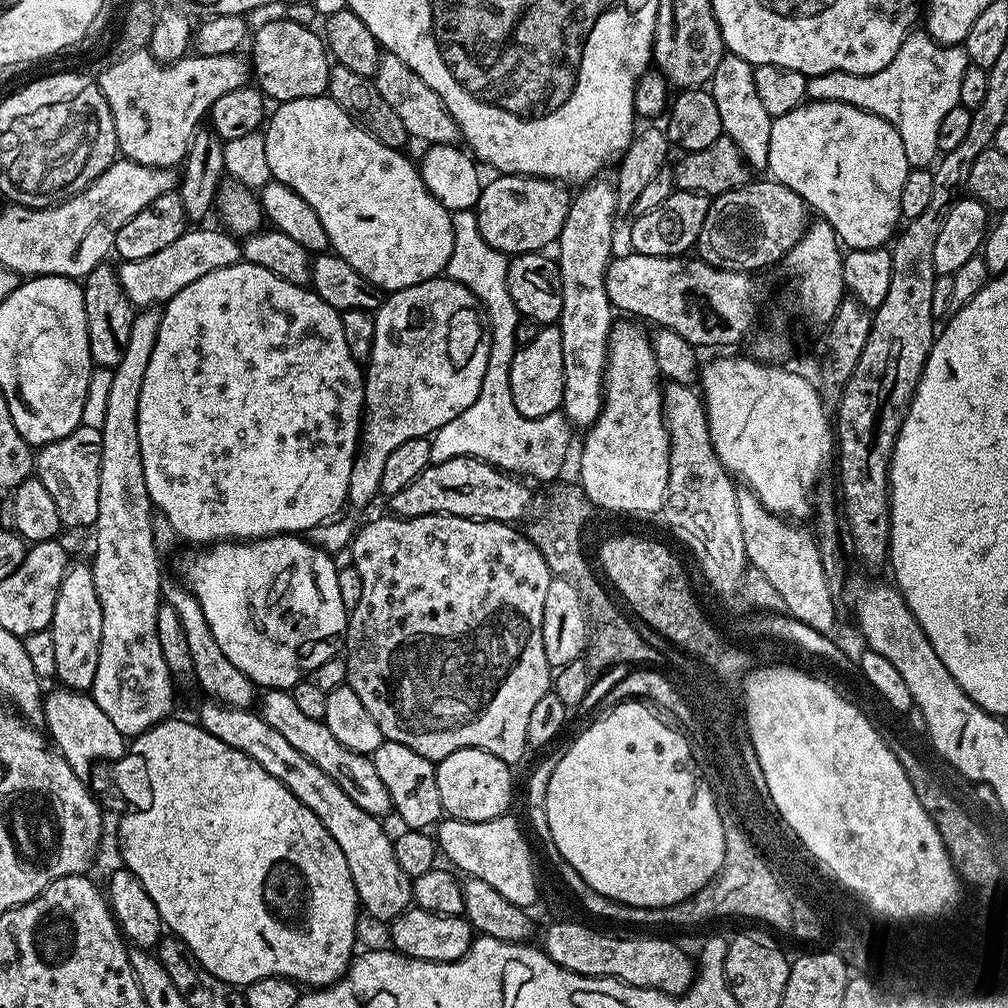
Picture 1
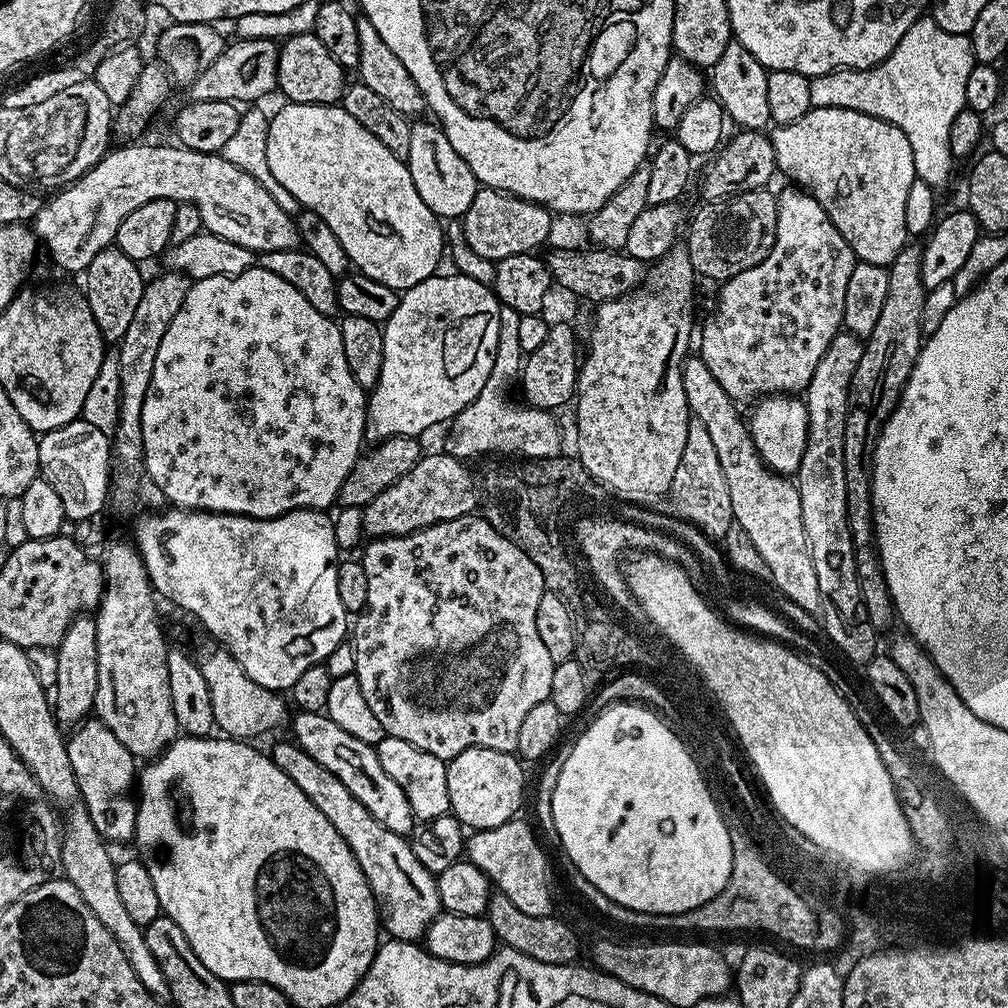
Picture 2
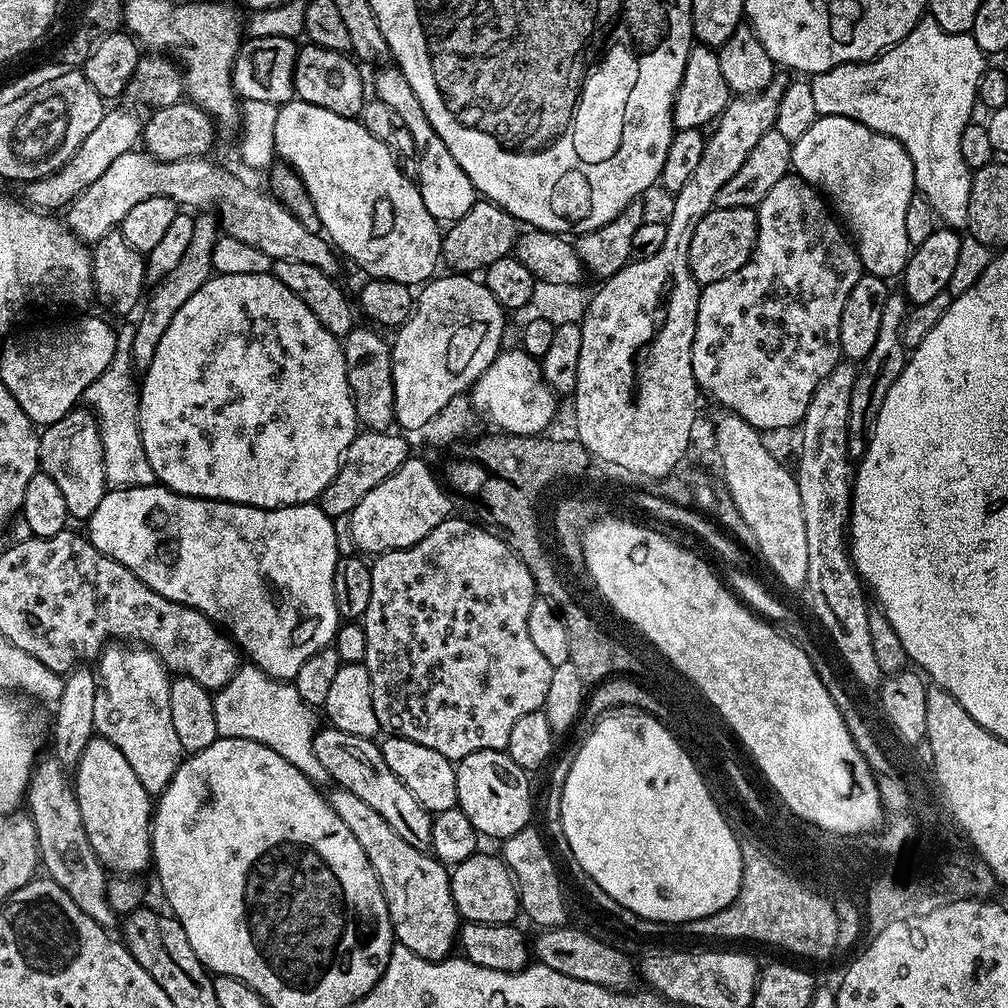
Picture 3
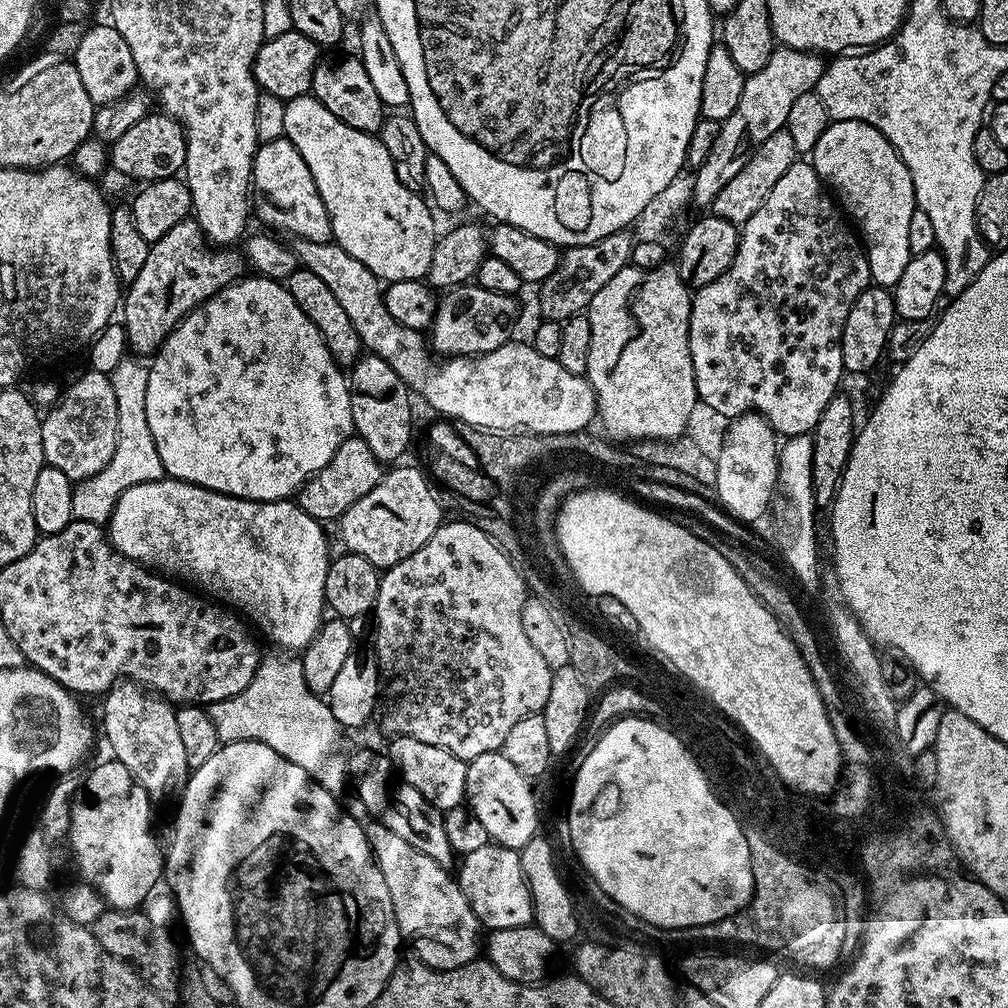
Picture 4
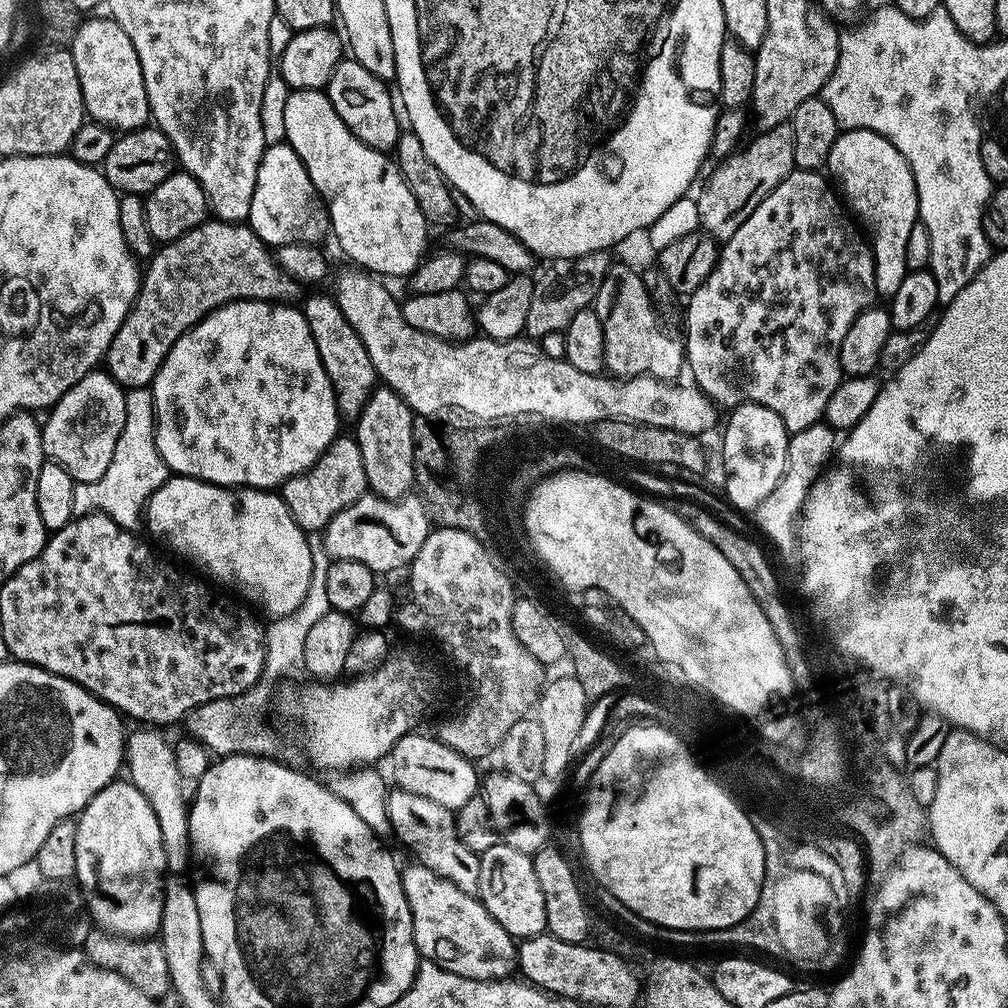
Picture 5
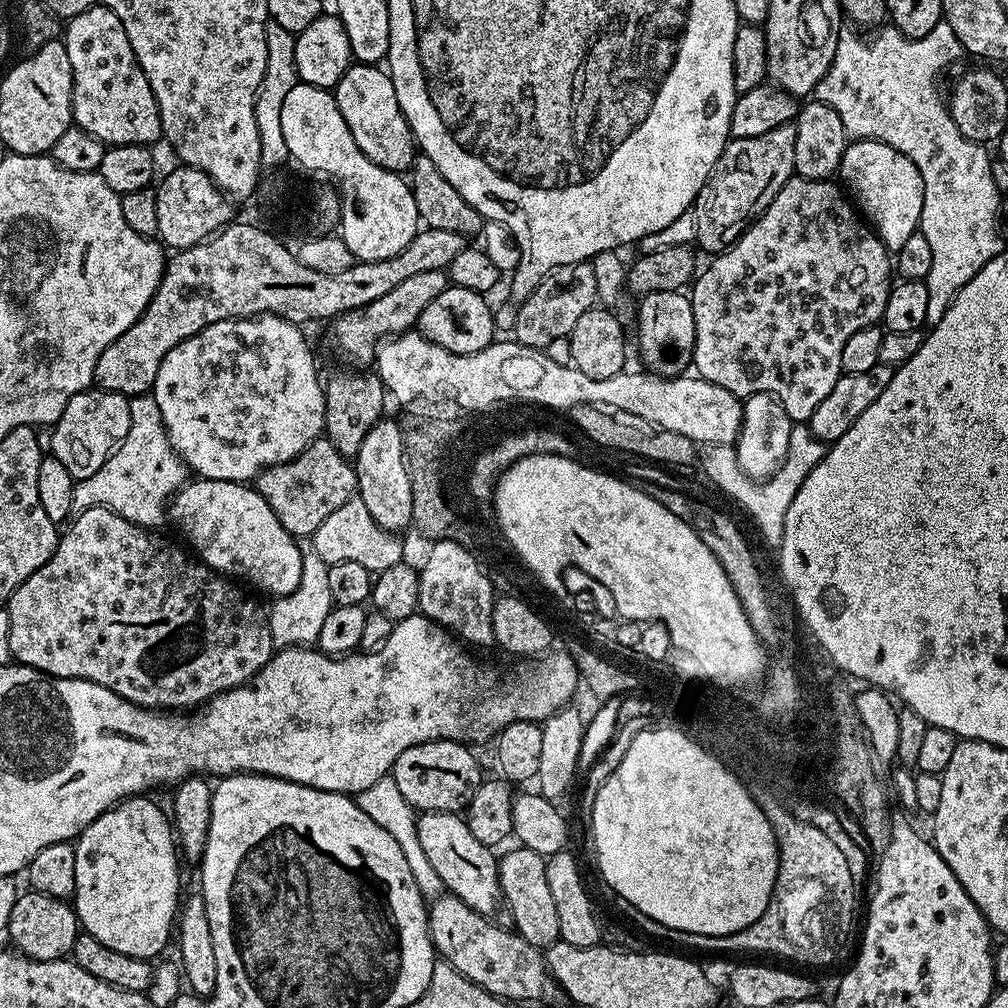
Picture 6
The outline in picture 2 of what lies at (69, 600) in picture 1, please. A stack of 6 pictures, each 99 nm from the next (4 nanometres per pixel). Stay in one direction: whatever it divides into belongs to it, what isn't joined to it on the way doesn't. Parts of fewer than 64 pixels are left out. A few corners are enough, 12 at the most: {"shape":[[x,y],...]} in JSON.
{"shape":[[77,616],[54,651],[61,729],[96,706],[95,619]]}

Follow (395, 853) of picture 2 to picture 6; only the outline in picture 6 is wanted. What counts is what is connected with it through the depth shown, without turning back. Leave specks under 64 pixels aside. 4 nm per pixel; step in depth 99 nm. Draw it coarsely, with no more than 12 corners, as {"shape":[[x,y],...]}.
{"shape":[[458,897],[428,909],[437,957],[502,1000],[562,993],[544,953]]}

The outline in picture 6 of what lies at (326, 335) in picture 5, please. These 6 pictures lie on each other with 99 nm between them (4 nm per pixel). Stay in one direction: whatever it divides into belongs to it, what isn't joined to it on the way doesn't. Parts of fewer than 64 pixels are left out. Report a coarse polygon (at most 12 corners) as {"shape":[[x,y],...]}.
{"shape":[[364,370],[324,384],[323,435],[346,457],[385,415],[386,389]]}

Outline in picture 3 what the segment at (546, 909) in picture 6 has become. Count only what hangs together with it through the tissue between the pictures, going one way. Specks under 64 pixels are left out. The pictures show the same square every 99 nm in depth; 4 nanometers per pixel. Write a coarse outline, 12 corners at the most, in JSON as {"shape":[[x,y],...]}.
{"shape":[[484,850],[451,869],[456,911],[473,924],[521,915],[516,881]]}

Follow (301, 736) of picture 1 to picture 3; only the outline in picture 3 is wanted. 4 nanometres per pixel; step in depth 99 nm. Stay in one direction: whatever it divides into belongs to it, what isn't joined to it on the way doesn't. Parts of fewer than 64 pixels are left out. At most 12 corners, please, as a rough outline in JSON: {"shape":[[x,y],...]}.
{"shape":[[324,726],[312,745],[333,785],[428,848],[433,813],[375,739]]}

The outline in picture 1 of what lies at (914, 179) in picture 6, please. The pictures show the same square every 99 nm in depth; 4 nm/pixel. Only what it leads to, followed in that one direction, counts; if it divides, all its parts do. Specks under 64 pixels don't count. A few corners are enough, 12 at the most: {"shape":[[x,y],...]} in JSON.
{"shape":[[878,114],[772,121],[771,179],[845,249],[883,248],[910,165]]}

